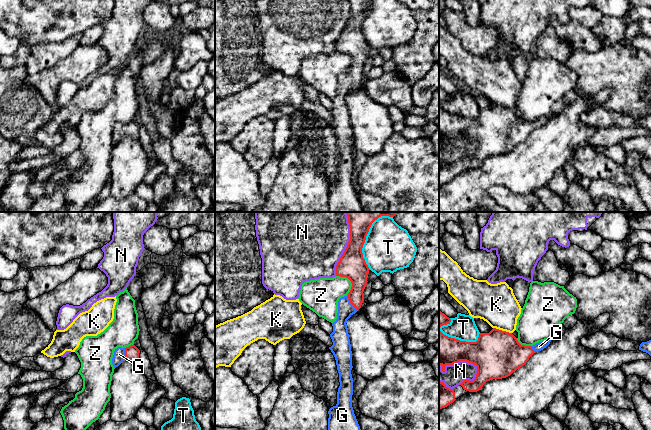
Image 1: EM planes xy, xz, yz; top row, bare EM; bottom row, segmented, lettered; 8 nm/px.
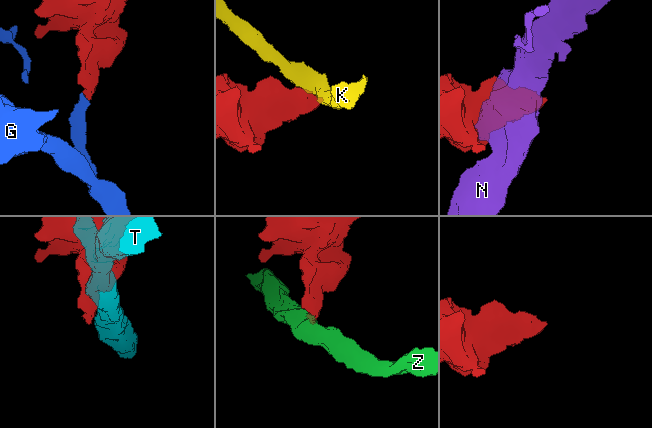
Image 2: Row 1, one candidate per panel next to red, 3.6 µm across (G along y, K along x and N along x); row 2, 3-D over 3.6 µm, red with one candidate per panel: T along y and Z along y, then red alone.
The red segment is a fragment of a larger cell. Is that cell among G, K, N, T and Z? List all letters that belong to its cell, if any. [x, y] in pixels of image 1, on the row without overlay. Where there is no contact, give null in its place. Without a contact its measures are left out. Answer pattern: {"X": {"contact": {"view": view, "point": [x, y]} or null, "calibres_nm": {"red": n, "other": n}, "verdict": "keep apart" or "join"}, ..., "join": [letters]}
{"G": {"contact": {"view": "xz", "point": [350, 78]}, "calibres_nm": {"red": 170, "other": 130}, "verdict": "join"}, "K": {"contact": {"view": "yz", "point": [501, 106]}, "calibres_nm": {"red": 380, "other": 320}, "verdict": "keep apart"}, "N": {"contact": {"view": "yz", "point": [458, 137]}, "calibres_nm": {"red": 280, "other": 170}, "verdict": "keep apart"}, "T": {"contact": {"view": "yz", "point": [459, 116]}, "calibres_nm": {"red": 280, "other": 200}, "verdict": "keep apart"}, "Z": {"contact": {"view": "xz", "point": [350, 56]}, "calibres_nm": {"red": 220, "other": 260}, "verdict": "keep apart"}, "join": ["G"]}

